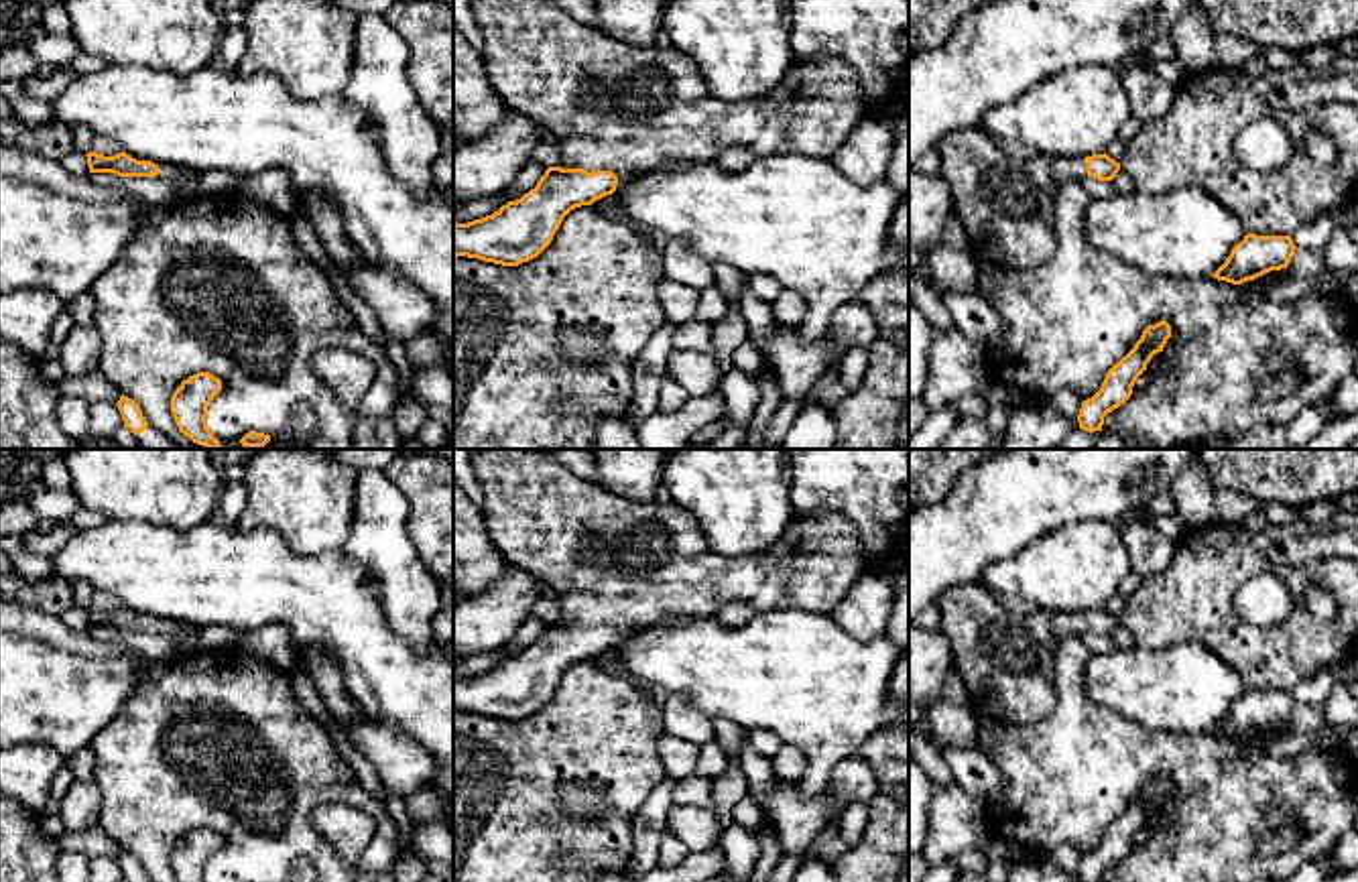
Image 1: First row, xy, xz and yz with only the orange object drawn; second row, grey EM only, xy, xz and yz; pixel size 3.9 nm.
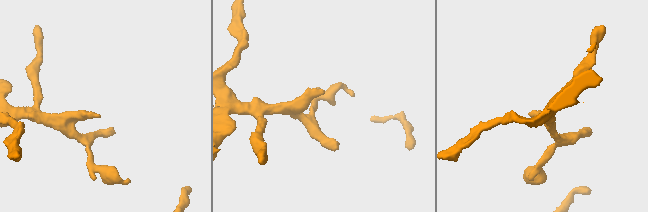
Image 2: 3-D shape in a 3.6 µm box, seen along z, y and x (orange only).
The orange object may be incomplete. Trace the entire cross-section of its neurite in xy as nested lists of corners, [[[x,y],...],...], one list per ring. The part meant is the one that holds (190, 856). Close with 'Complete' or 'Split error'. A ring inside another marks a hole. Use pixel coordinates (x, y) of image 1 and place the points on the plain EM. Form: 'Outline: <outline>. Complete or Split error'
Outline: [[[197,827],[183,835],[171,852],[171,868],[177,882],[207,882],[207,862],[220,845],[222,835],[209,827]]]. Complete

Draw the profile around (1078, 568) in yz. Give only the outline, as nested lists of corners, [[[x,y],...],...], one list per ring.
[[[1079,520],[990,563],[980,581],[1045,612],[1086,614],[1104,610],[1130,571],[1132,557],[1120,528],[1114,522]]]

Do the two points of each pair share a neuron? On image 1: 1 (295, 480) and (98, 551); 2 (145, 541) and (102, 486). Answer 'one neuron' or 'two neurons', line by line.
1: two neurons
2: two neurons

